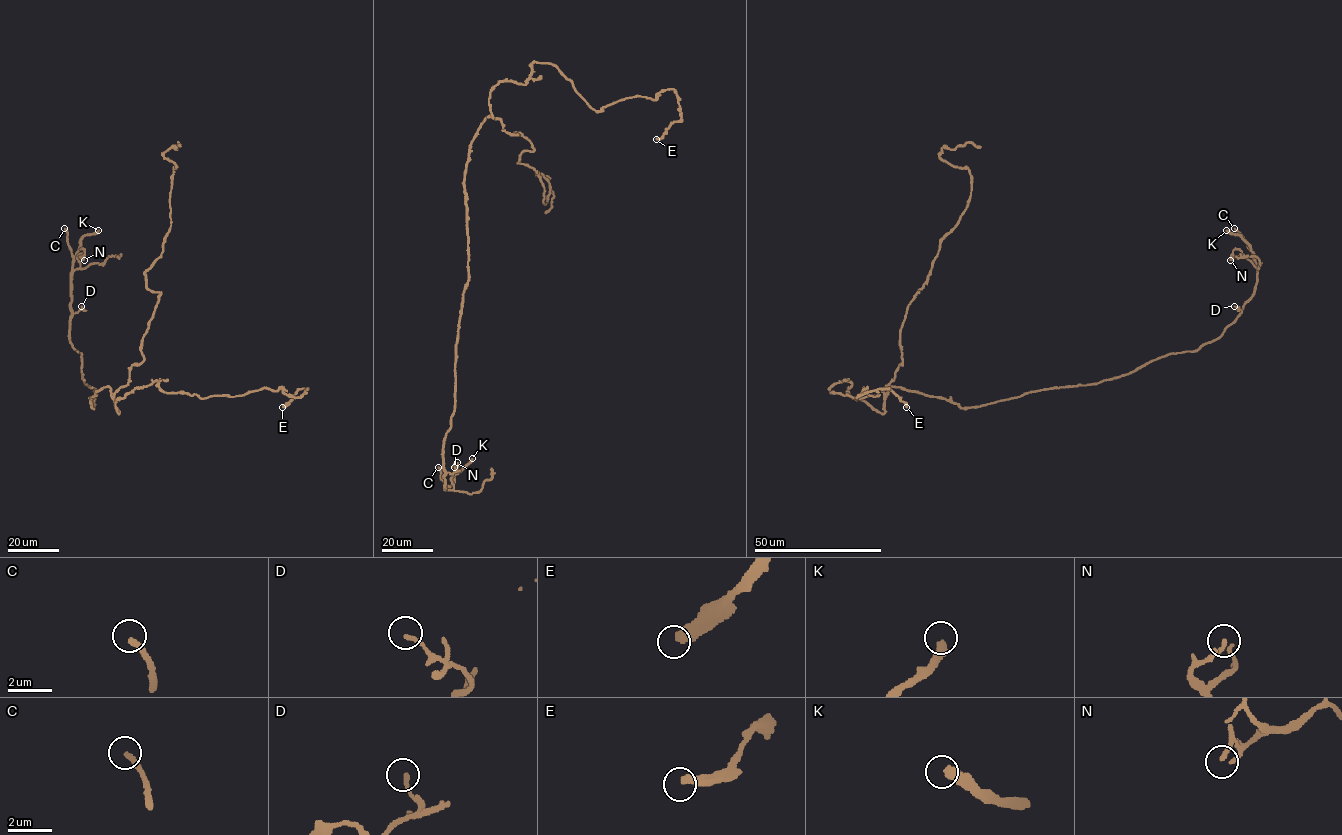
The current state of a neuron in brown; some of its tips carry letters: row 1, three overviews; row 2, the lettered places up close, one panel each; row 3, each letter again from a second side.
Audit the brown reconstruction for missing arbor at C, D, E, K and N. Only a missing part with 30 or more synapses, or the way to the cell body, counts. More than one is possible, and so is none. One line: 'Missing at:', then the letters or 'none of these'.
Missing at: C, K

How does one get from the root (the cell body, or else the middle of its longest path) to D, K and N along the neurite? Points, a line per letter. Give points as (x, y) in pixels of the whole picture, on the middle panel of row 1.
D: (466, 166), (468, 281), (456, 339), (454, 410), (443, 446), (443, 469), (452, 474), (456, 471), (454, 467)
K: (466, 166), (468, 281), (456, 339), (454, 410), (443, 446), (445, 490), (472, 458)
N: (466, 166), (468, 281), (456, 339), (454, 410), (443, 446), (445, 490), (453, 488), (451, 477), (457, 462)

